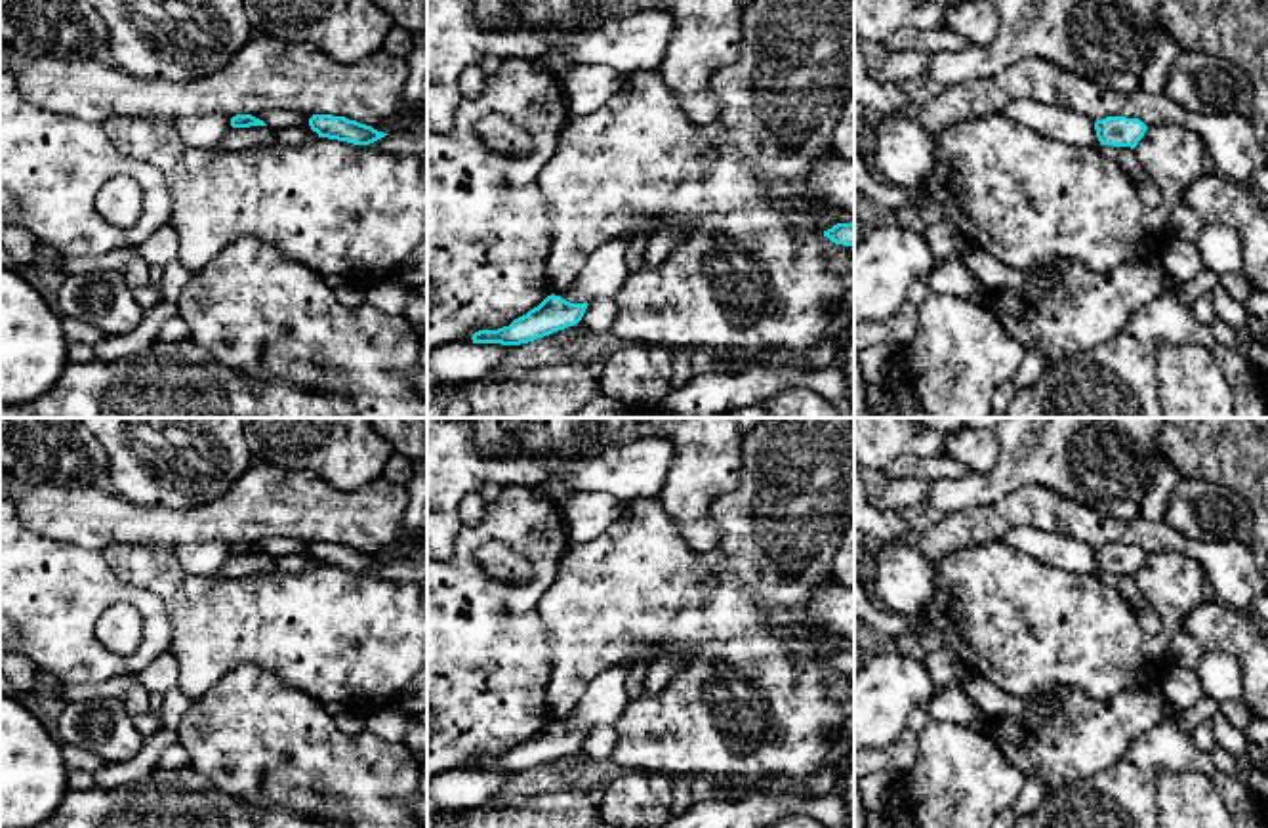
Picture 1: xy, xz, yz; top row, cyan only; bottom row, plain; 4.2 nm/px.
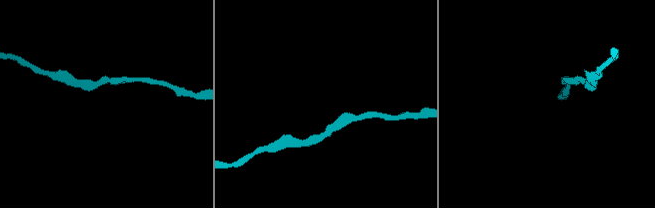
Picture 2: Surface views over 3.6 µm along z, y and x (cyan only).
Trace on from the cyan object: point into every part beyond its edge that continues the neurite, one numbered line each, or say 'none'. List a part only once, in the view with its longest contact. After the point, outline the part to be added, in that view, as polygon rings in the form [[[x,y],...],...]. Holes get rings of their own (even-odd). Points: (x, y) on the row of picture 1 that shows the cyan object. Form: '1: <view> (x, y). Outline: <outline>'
none

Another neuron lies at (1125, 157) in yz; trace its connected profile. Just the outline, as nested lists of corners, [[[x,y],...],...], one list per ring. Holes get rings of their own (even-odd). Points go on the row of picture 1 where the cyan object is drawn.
[[[1100,145],[1098,151],[1104,153],[1114,162],[1117,162],[1131,181],[1146,183],[1146,181],[1152,179],[1148,176],[1148,172],[1140,166],[1135,149],[1131,149],[1131,147]]]

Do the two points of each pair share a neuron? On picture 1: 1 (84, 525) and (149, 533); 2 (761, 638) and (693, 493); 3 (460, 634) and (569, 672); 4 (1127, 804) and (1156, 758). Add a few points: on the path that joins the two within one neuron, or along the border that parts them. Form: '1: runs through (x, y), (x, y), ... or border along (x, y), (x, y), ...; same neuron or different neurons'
1: runs through (100, 525), (134, 525); same neuron
2: border along (717, 500), (712, 523), (719, 544), (696, 554); different neurons
3: border along (540, 622), (552, 657), (548, 710); different neurons
4: runs through (1127, 792), (1145, 769); same neuron

